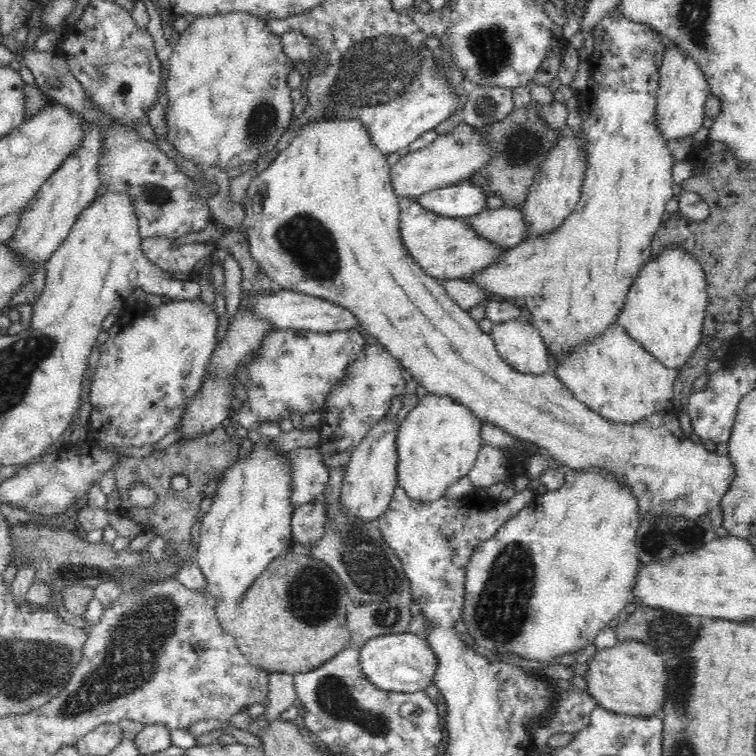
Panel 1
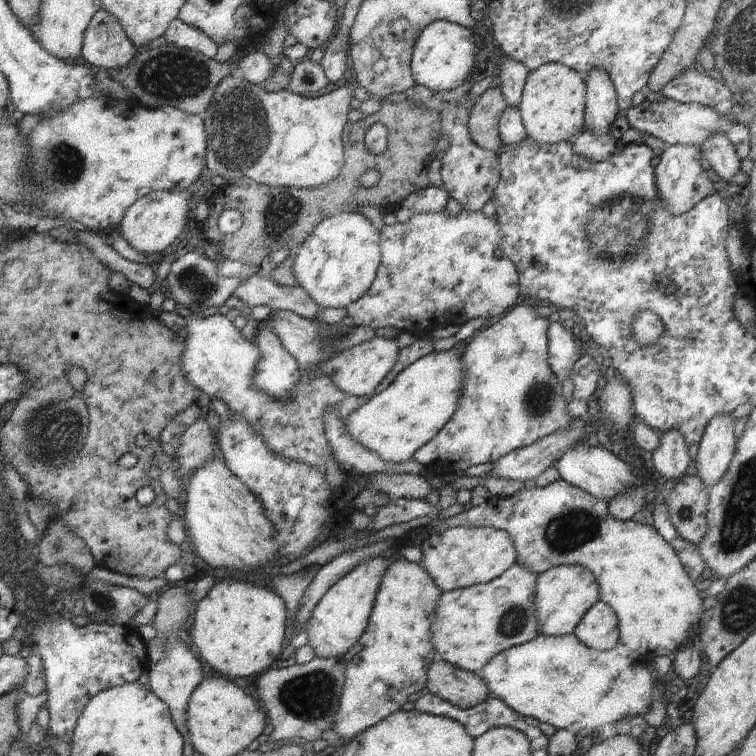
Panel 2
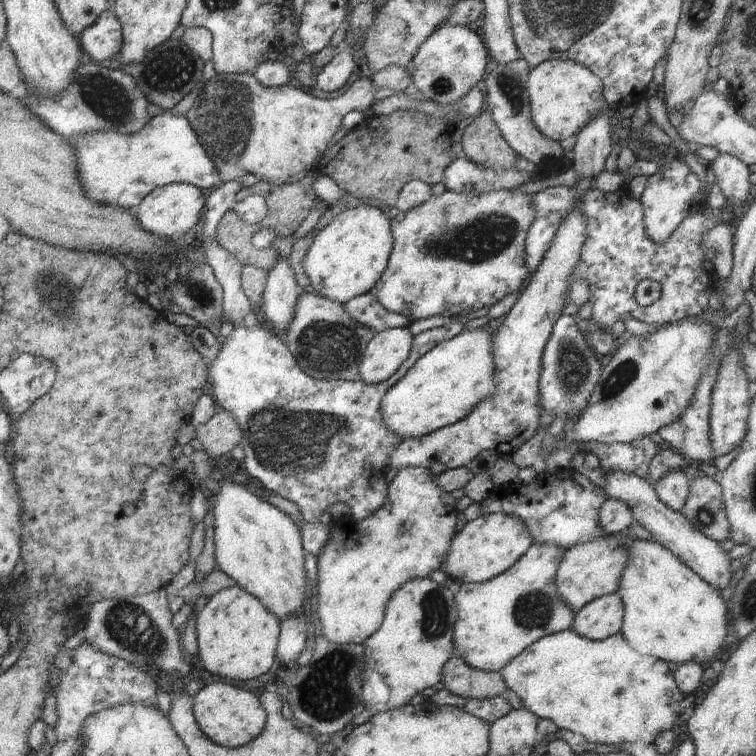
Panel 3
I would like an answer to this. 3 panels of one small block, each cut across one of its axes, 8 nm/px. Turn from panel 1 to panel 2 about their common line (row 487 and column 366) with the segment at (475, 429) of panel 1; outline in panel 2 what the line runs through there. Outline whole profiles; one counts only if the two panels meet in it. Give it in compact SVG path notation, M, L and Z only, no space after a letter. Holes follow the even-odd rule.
M457 345L446 352L435 351L405 369L394 383L388 384L385 392L377 393L365 406L356 410L347 419L348 433L365 448L378 454L384 461L396 463L415 459L416 454L424 446L433 442L438 434L452 421L452 418L455 418L459 398L462 396L462 389L462 345Z

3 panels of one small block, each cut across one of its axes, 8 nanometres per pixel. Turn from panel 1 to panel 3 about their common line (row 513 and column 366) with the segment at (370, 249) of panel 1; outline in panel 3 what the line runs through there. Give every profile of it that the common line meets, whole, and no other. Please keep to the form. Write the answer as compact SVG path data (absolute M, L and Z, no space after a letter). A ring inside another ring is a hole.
M427 577L409 581L391 599L384 625L364 644L367 666L363 696L366 698L366 707L374 715L411 705L418 694L443 682L447 663L456 656L455 627L458 620L458 606L455 592L456 587L439 584L431 577Z

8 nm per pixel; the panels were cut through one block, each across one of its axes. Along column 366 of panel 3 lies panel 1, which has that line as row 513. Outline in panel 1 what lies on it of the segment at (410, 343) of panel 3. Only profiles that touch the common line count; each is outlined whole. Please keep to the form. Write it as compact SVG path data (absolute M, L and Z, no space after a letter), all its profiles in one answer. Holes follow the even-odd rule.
M387 414L374 424L354 450L350 463L343 474L341 498L354 517L363 521L377 521L386 512L393 500L400 478L400 454L398 454L398 439L401 419Z

